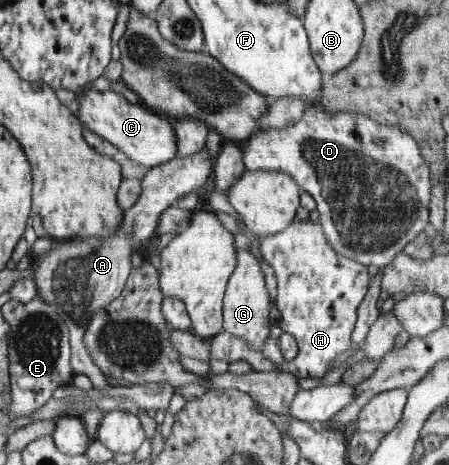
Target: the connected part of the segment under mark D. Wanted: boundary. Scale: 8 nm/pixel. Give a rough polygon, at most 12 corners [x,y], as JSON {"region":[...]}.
{"region":[[309,105],[241,145],[288,174],[329,246],[389,265],[428,223],[430,165],[398,126]]}

